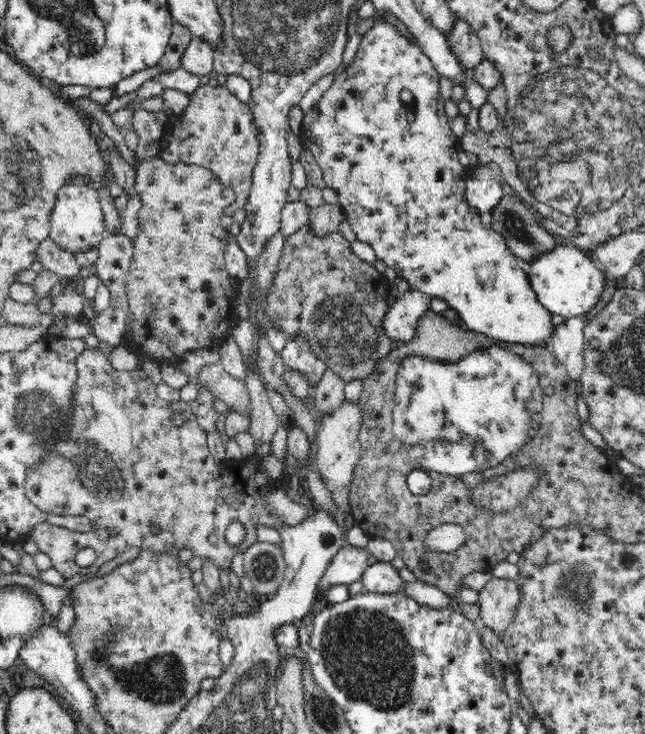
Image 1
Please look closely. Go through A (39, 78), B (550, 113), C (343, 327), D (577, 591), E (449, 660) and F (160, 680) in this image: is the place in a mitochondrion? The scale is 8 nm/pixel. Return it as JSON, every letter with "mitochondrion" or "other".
{"A":"other","B":"mitochondrion","C":"mitochondrion","D":"mitochondrion","E":"other","F":"mitochondrion"}

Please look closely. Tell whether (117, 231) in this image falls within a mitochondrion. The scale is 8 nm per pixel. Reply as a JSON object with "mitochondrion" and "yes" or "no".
{"mitochondrion":"no"}

